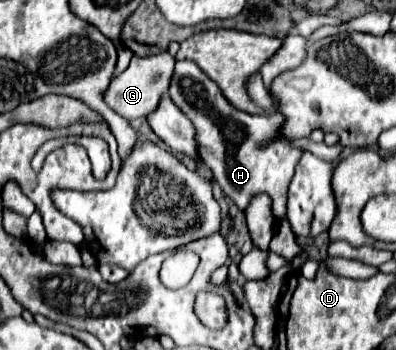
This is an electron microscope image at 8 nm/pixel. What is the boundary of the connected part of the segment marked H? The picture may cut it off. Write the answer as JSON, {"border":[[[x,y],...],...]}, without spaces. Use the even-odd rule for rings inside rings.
{"border":[[[176,61],[168,93],[170,93],[170,99],[174,101],[174,105],[180,107],[184,111],[184,115],[188,115],[188,119],[192,121],[194,131],[196,131],[194,139],[198,145],[198,159],[212,171],[214,179],[218,181],[218,185],[226,193],[226,197],[232,199],[244,211],[256,193],[268,193],[272,197],[272,203],[274,203],[272,209],[274,209],[276,219],[286,215],[286,191],[288,191],[290,179],[294,175],[294,167],[296,167],[302,151],[290,147],[286,139],[274,139],[278,133],[278,127],[282,125],[282,115],[276,115],[276,113],[270,117],[250,115],[250,113],[244,113],[244,111],[230,107],[230,103],[226,103],[226,99],[218,91],[218,85],[212,79],[208,79],[206,75],[202,75],[198,65],[192,61]],[[270,139],[274,139],[274,141],[266,149],[260,149],[260,145],[264,141],[270,141]]]}

